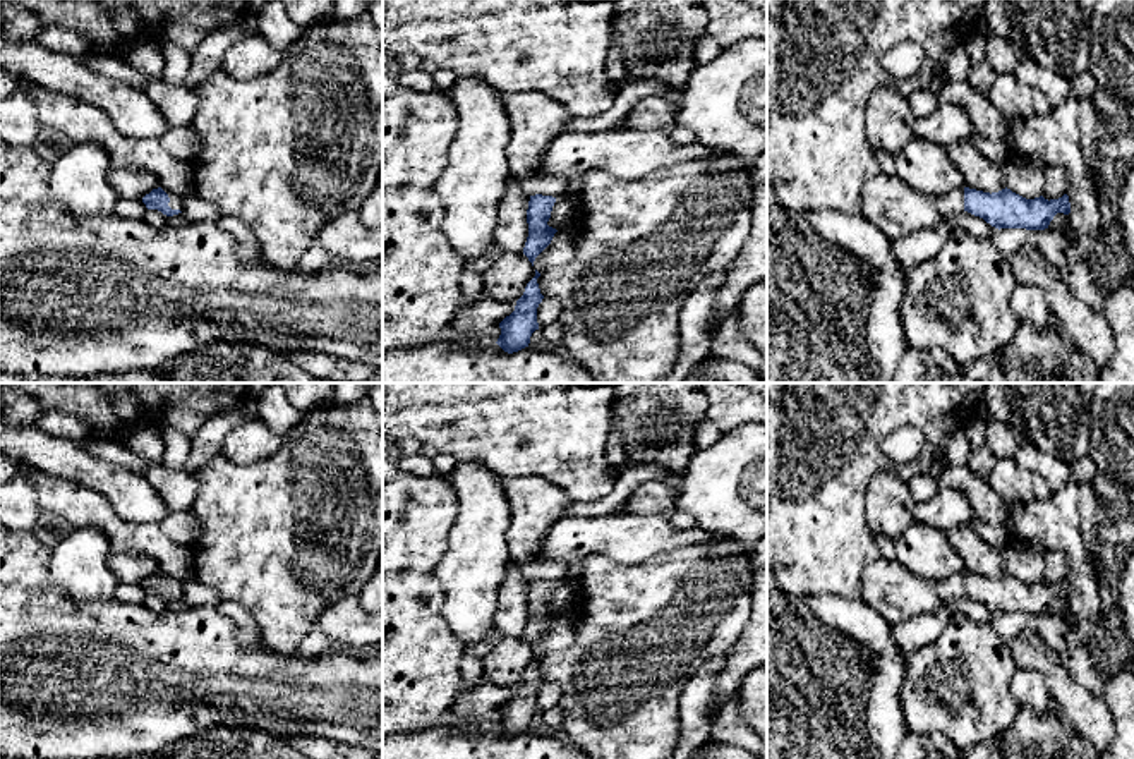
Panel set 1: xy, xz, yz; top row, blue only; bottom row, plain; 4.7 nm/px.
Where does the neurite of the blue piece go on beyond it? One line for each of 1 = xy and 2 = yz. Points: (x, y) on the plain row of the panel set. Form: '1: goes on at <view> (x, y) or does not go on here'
1: goes on at xy (175, 586)
2: goes on at yz (887, 588)

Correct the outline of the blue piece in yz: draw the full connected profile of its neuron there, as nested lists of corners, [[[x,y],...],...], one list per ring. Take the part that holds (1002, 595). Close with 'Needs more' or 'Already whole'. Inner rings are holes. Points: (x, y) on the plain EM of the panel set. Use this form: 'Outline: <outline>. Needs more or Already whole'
Outline: [[[878,556],[861,575],[863,599],[887,623],[897,625],[918,615],[938,611],[952,598],[968,596],[995,613],[1045,615],[1057,598],[1069,599],[1069,580],[1026,584],[1010,574],[983,577],[952,574],[940,582],[911,575],[899,562]]]. Needs more

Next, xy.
Outline: [[[161,572],[153,574],[149,579],[146,579],[142,582],[142,587],[148,594],[158,594],[166,601],[182,598],[182,582],[177,579],[170,579]]]. Needs more

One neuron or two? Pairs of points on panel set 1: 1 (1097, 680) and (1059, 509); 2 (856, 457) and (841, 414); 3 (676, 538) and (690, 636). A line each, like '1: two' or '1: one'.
1: one
2: one
3: two

